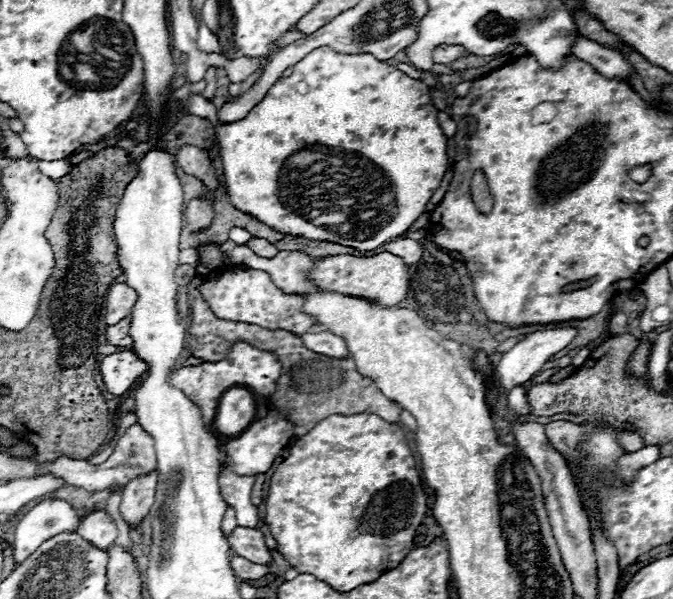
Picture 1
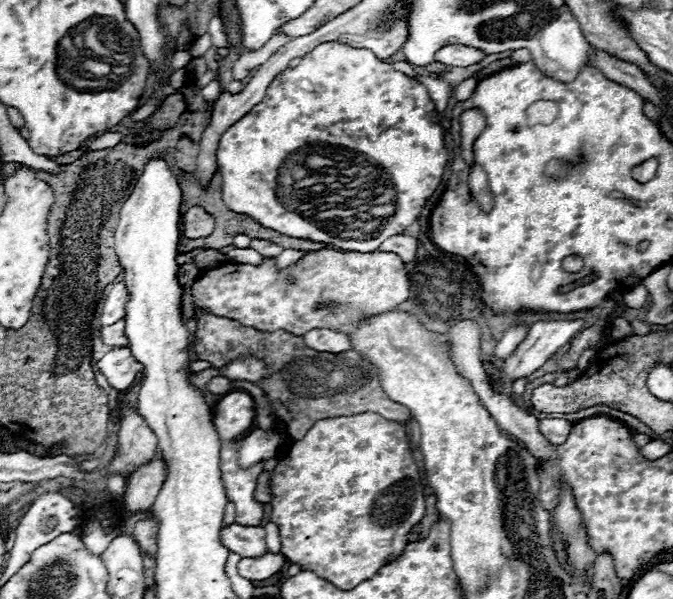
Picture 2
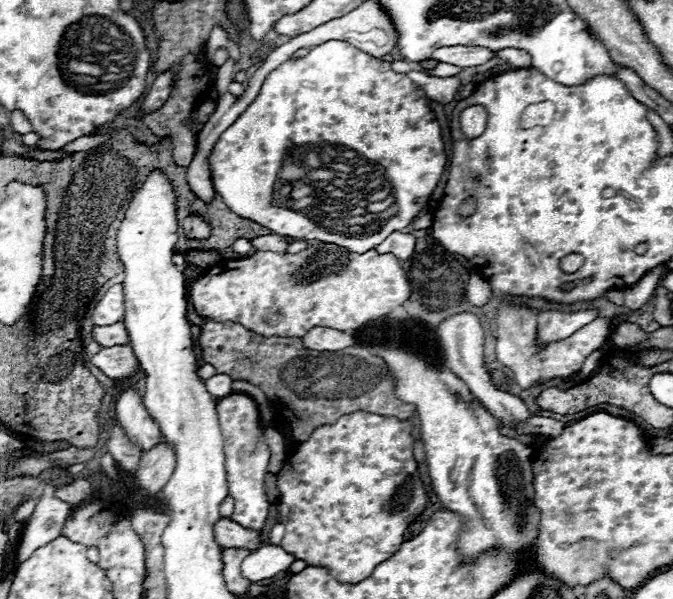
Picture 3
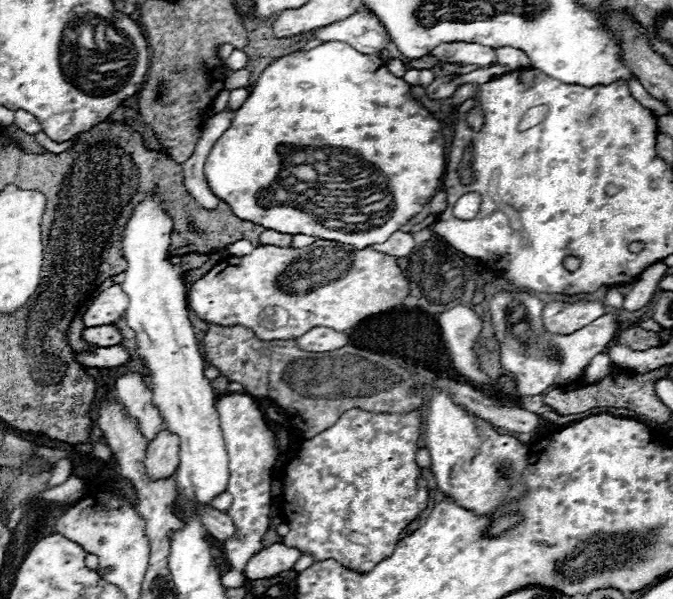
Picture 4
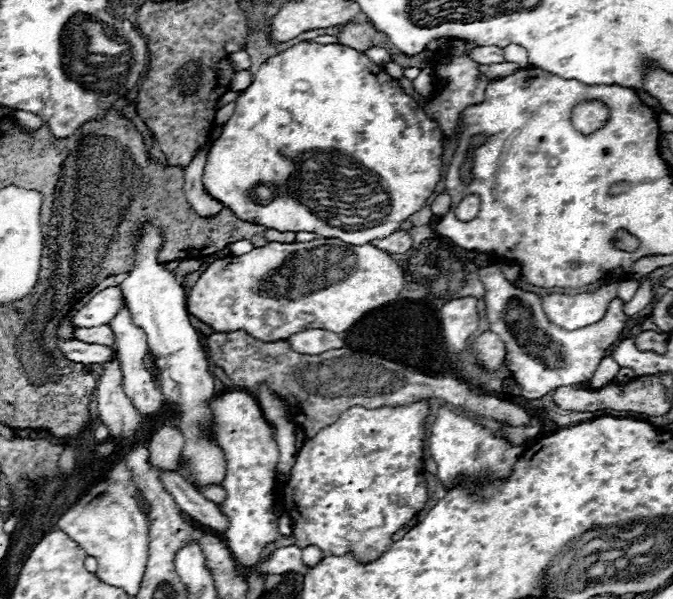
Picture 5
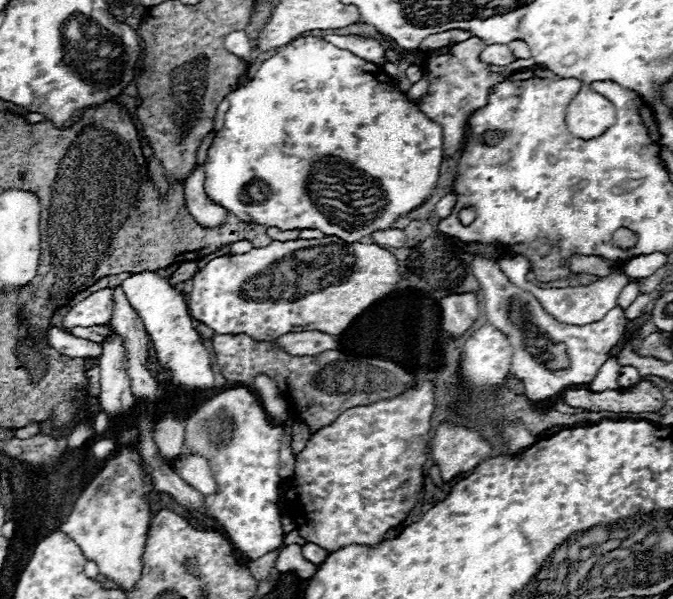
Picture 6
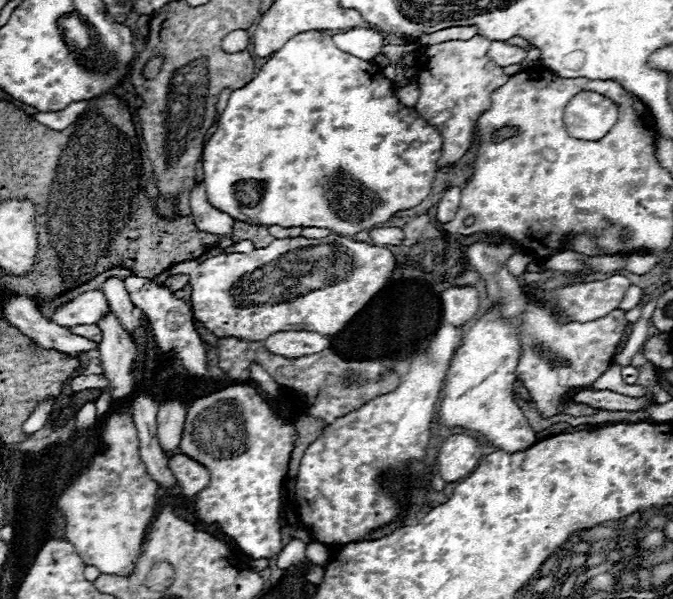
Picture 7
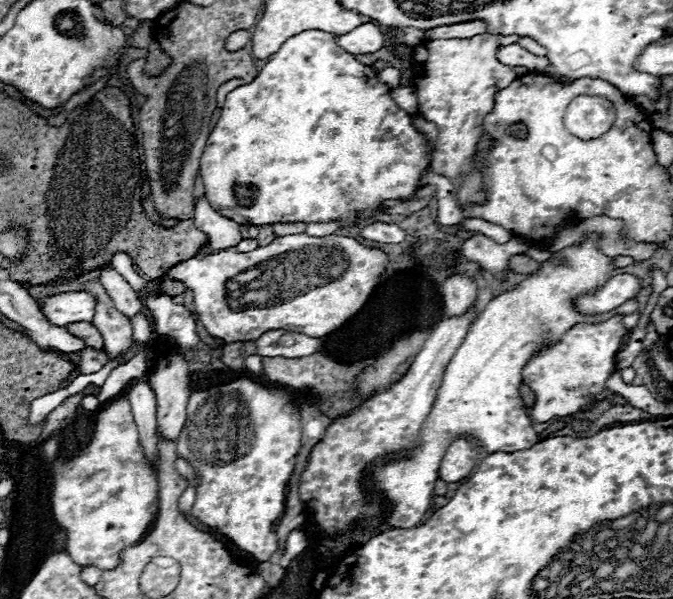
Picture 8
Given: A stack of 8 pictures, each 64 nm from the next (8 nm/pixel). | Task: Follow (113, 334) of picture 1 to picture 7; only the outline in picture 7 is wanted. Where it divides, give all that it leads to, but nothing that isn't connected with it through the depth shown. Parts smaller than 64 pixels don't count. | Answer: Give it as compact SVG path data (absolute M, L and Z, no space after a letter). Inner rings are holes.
M86 324L76 326L76 328L70 328L70 332L76 334L76 336L84 336L88 340L94 340L94 342L100 342L102 340L102 330L98 326L94 326L94 324L92 326L86 326Z

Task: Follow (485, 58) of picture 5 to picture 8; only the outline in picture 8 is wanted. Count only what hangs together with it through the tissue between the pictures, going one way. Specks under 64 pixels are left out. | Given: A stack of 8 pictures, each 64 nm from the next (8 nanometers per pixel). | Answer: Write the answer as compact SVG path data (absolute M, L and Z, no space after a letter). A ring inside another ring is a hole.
M510 44L510 46L500 46L496 58L506 64L506 66L524 66L528 70L536 70L536 72L544 72L548 66L548 58L544 56L534 56L528 50L524 50L518 44Z

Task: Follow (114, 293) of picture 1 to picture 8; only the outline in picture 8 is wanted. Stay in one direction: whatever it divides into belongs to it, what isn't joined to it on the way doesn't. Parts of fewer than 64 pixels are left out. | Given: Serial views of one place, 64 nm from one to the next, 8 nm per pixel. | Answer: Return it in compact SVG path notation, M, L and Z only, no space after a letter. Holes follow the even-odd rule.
M66 292L50 296L42 304L44 316L56 326L68 326L74 322L92 322L98 300L90 292Z

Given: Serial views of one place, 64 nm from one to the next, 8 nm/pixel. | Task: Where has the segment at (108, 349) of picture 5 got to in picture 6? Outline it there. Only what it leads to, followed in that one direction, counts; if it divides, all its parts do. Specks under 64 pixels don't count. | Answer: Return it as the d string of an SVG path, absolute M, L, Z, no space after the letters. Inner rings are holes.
M58 328L48 330L48 344L54 346L60 354L70 358L100 358L102 346L84 338L76 338L68 332L62 332Z

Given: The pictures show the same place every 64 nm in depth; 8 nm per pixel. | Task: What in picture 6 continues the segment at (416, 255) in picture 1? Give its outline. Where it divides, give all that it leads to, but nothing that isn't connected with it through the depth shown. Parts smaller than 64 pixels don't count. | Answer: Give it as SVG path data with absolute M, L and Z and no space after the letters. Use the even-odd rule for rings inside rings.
M392 228L392 230L386 230L386 232L374 232L372 240L378 246L384 246L384 248L402 248L408 242L406 234L402 230L398 230L398 228Z

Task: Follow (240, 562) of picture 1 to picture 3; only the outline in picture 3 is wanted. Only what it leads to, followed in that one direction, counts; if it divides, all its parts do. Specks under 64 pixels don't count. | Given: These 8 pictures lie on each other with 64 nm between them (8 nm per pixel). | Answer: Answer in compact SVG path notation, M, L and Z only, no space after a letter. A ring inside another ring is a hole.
M264 546L260 548L258 554L250 554L244 558L240 572L250 582L258 582L288 570L292 562L294 562L294 556L282 550L280 546Z

